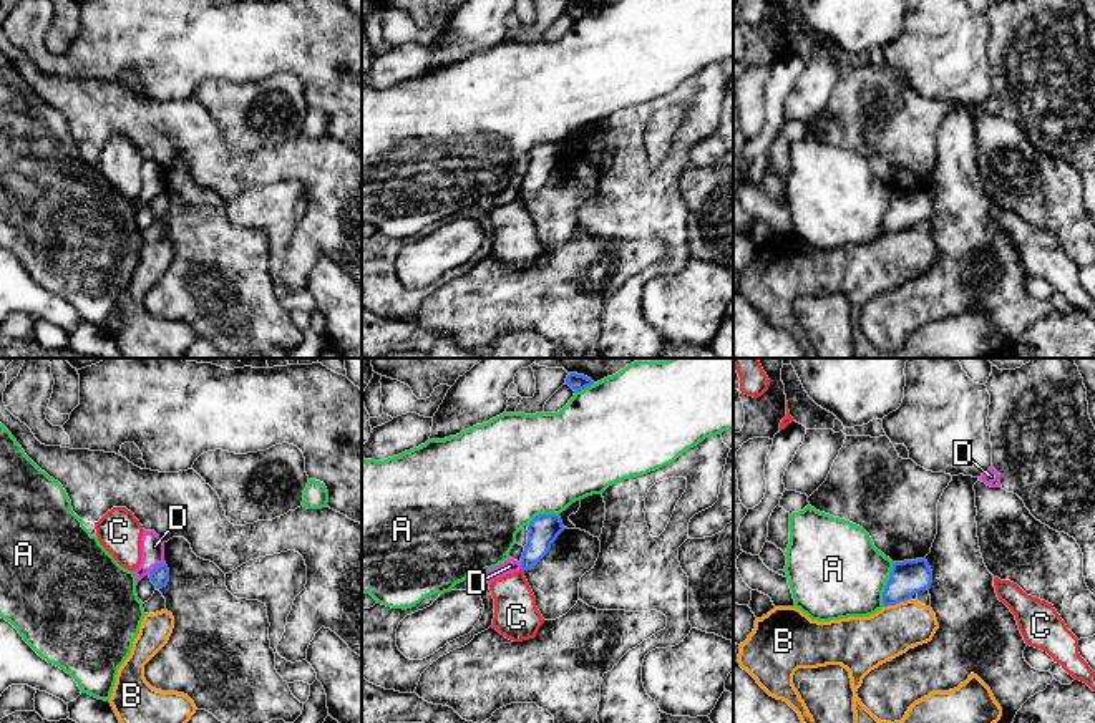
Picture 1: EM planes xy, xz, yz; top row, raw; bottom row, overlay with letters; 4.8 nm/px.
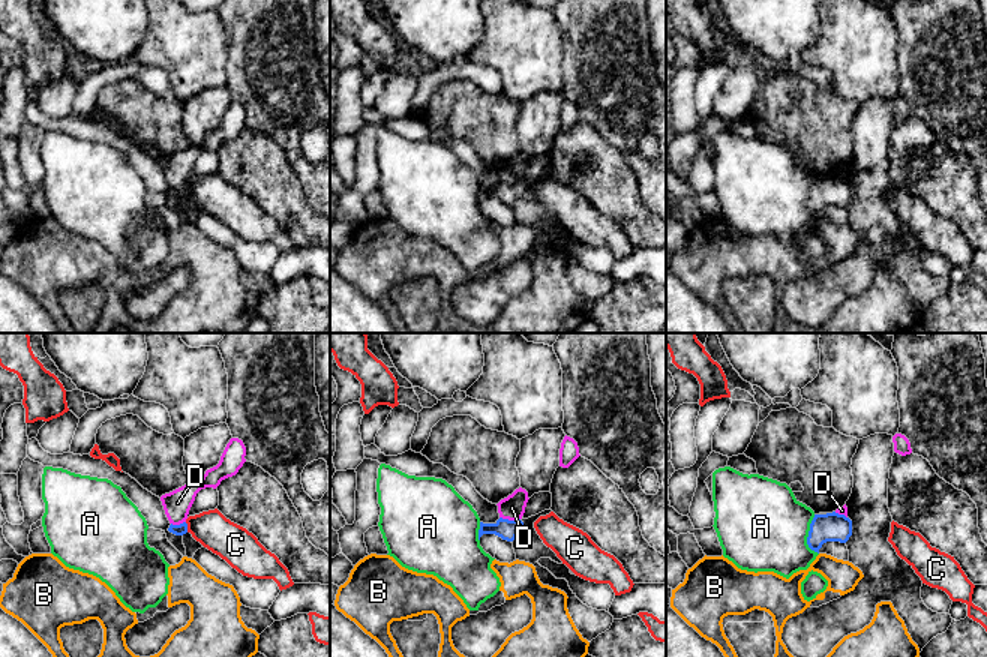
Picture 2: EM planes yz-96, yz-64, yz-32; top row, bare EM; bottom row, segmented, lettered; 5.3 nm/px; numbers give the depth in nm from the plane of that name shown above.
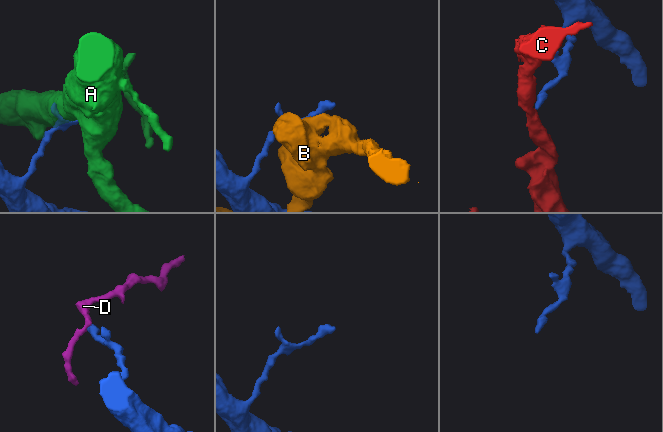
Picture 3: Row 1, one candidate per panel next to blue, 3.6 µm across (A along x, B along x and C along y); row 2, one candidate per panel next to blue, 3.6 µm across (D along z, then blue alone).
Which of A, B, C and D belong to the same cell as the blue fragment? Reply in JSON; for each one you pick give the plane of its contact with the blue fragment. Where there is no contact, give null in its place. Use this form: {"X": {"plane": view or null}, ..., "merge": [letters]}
{"merge": []}

